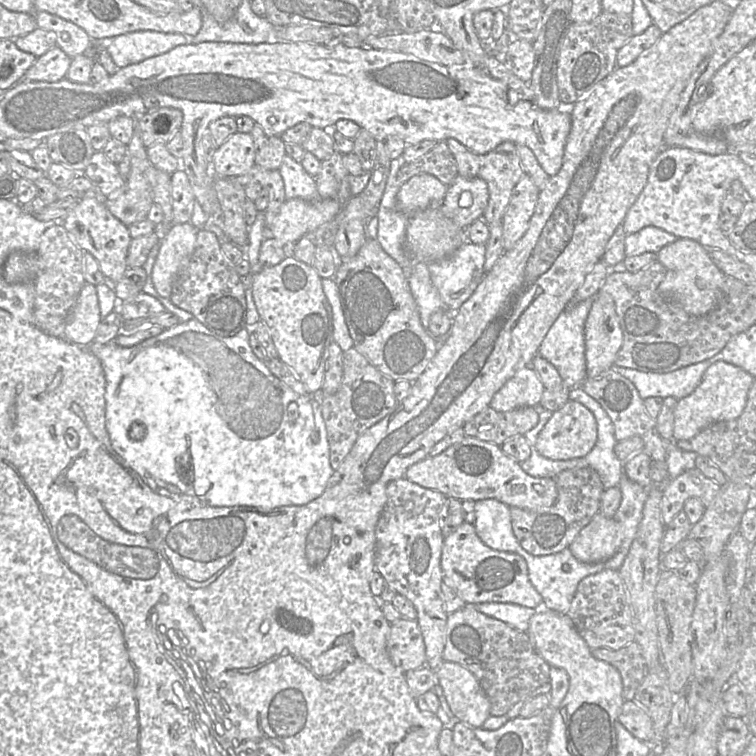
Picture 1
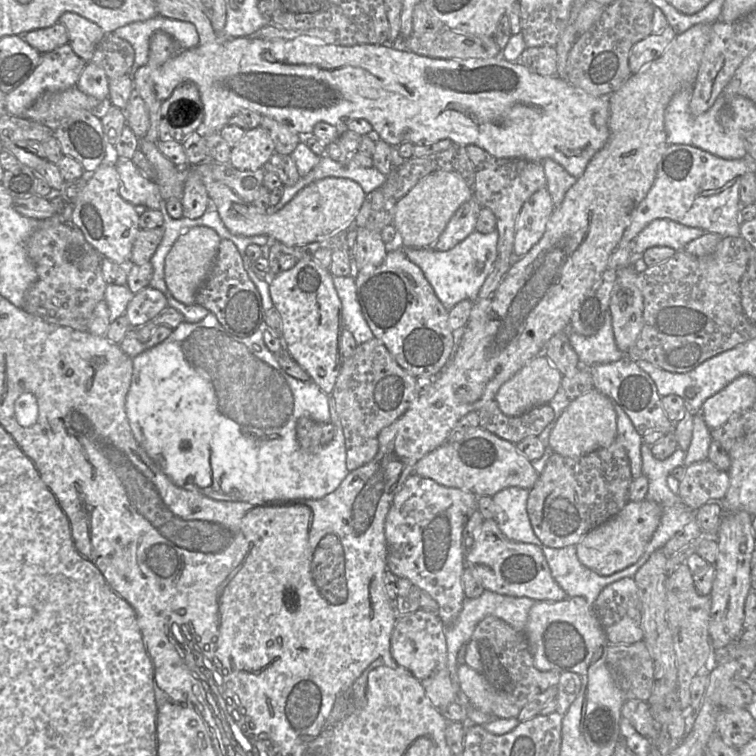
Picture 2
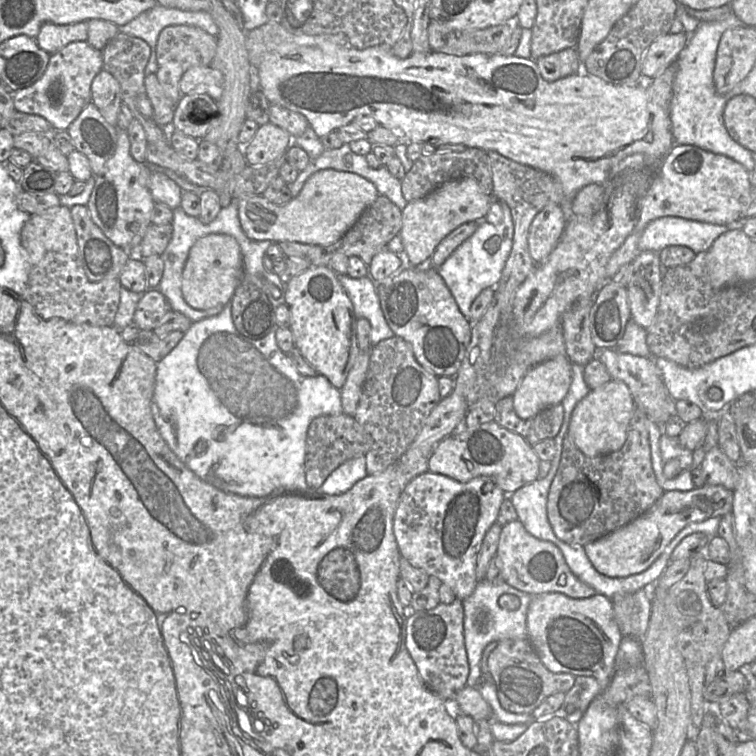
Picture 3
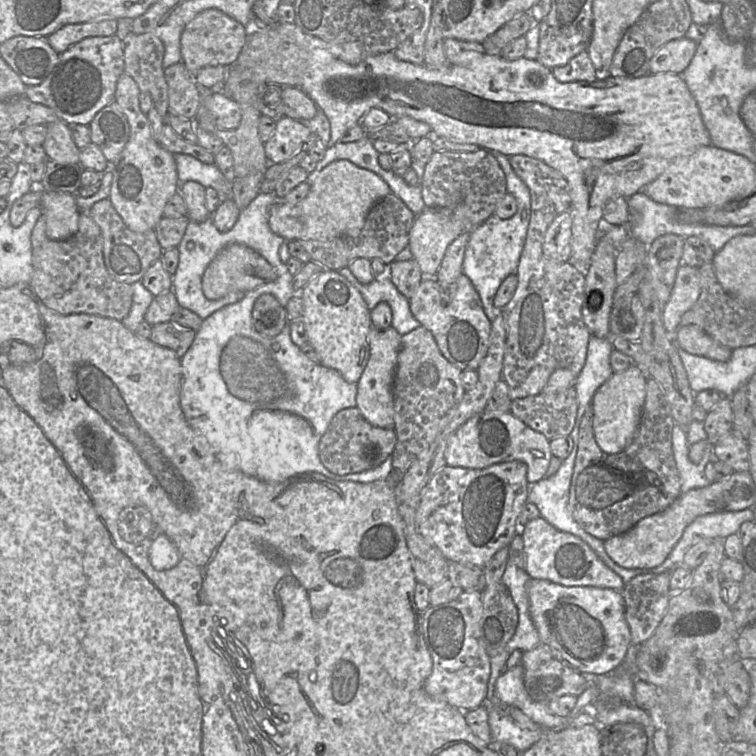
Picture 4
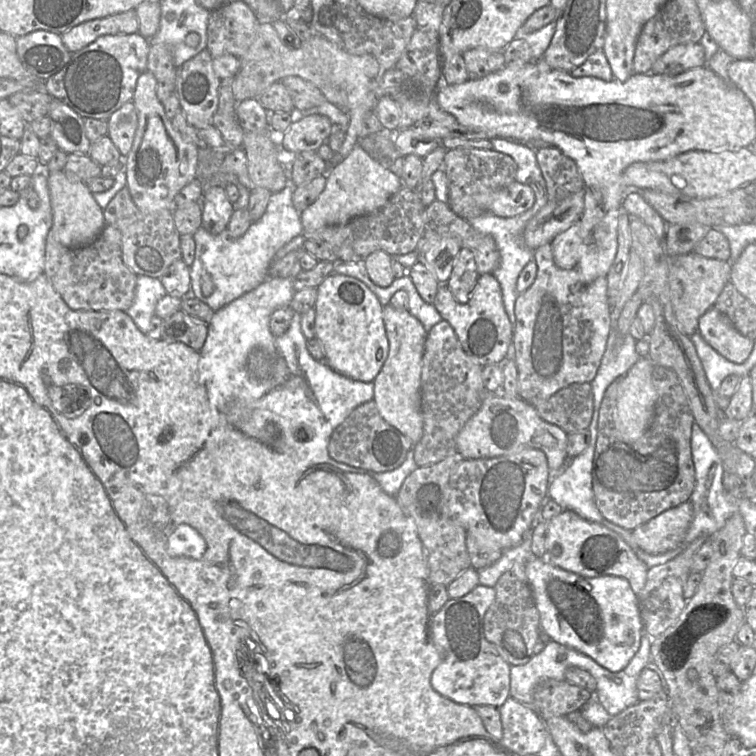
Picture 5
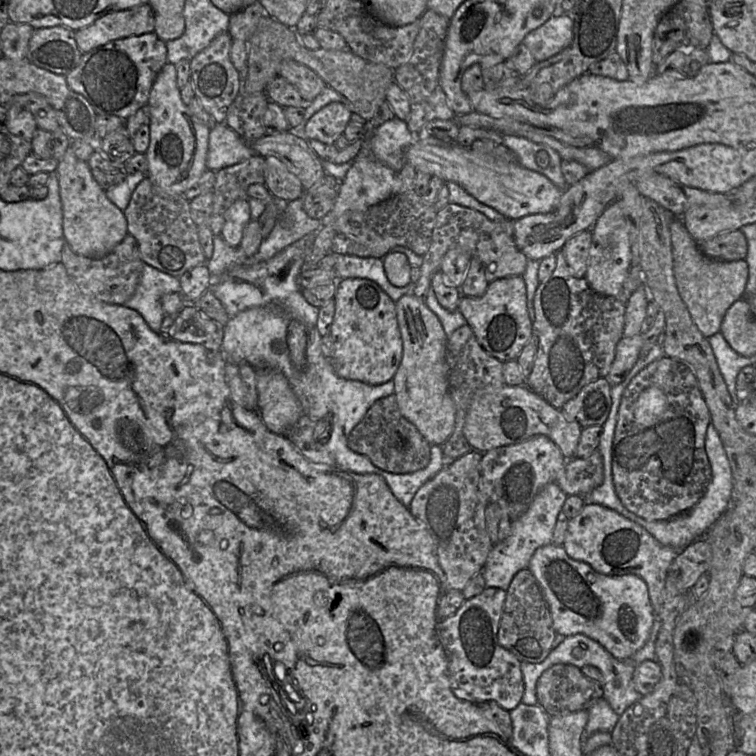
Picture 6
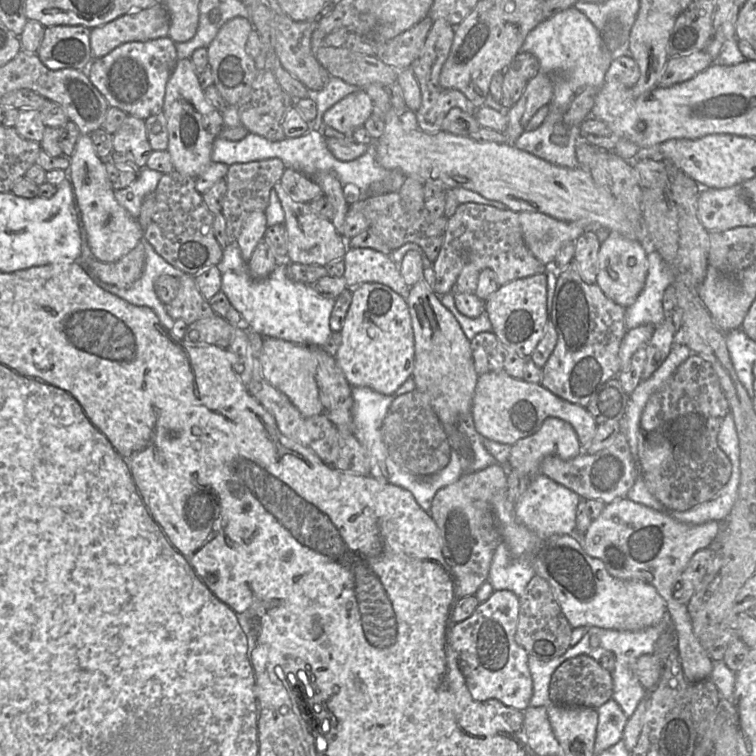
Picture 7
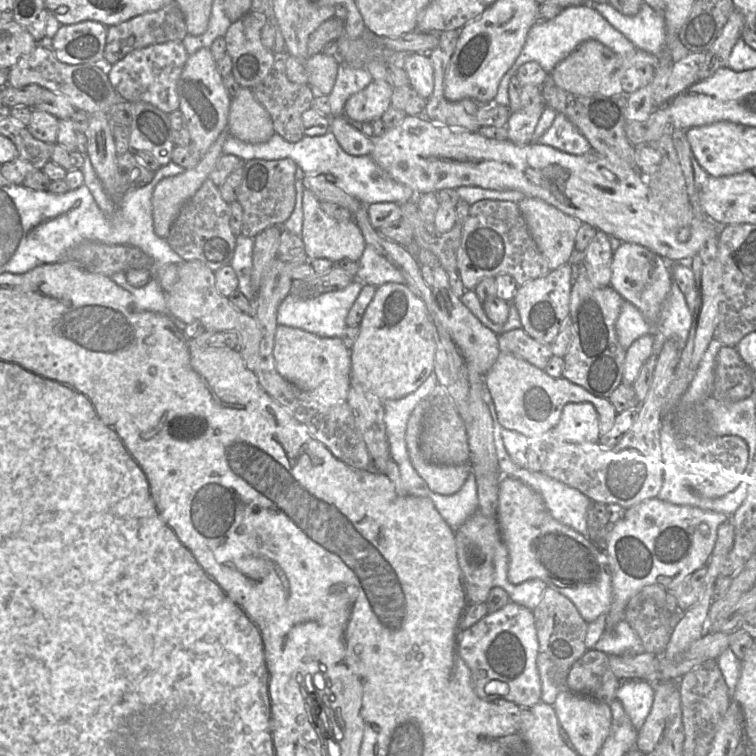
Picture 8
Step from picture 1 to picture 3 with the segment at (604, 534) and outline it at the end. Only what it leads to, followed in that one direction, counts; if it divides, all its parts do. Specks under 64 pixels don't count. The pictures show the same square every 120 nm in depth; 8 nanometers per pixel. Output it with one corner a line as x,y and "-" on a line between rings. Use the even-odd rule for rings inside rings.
706,484
690,490
668,490
641,516
618,530
587,543
585,553
593,567
609,577
622,577
648,569
687,525
732,513
733,490

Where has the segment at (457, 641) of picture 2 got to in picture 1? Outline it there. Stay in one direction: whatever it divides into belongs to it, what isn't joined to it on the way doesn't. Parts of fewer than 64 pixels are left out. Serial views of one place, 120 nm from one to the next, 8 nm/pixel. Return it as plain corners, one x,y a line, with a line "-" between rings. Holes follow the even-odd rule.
485,602
477,604
466,604
466,605
471,605
472,608
474,608
476,611
485,614
487,616
490,616
492,618
501,620
507,623
508,625
512,626
513,628
526,633
529,626
529,620
536,613
535,608
528,608
513,603

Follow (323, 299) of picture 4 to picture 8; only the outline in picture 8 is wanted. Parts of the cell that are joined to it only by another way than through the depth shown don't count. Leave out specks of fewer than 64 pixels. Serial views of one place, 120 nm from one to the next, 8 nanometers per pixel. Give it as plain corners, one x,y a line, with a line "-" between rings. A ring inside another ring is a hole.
405,284
377,286
358,327
359,336
350,349
352,376
355,382
382,401
407,396
433,374
435,325
422,299

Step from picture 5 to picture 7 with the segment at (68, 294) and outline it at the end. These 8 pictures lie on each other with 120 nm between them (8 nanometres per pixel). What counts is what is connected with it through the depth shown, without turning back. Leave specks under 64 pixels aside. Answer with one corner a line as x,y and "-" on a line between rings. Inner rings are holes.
177,172
164,174
151,193
154,197
154,213
148,226
143,230
143,240
170,265
185,274
197,275
217,266
224,248
214,234
214,215
206,206
203,196
195,188
196,178
-
140,241
134,249
115,262
105,263
96,259
83,259
80,263
96,282
126,289
140,278
145,256
144,244

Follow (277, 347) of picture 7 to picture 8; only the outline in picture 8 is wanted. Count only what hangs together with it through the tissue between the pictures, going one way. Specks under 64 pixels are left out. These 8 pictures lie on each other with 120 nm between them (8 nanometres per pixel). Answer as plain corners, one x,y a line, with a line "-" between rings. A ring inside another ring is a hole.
278,326
275,334
273,355
279,374
301,390
317,395
327,404
346,402
351,386
351,352
340,338
324,338
289,326

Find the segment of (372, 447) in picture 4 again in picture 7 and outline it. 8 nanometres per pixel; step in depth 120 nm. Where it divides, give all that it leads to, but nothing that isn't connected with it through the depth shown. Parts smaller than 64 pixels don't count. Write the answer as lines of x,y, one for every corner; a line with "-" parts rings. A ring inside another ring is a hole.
417,390
395,397
383,420
381,435
393,462
414,476
438,474
449,463
454,450
450,431
433,410
428,395

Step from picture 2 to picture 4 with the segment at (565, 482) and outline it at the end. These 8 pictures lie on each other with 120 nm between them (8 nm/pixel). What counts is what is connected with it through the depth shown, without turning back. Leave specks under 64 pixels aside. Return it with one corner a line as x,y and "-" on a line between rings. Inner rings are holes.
654,379
647,381
646,398
639,426
634,441
625,450
613,454
604,452
595,440
592,418
593,413
589,407
579,424
568,510
574,521
586,533
596,539
607,540
626,532
645,517
665,510
682,493
680,475
672,448
672,431
677,423
670,415
663,389

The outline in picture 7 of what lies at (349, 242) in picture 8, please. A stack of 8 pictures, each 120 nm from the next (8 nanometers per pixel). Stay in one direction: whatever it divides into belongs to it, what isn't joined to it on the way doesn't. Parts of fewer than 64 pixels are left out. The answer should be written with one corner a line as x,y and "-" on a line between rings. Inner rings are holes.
278,183
273,191
281,197
280,203
284,211
284,227
288,235
287,261
300,264
325,266
331,261
341,259
348,250
347,240
340,234
331,219
314,213
308,203
293,200

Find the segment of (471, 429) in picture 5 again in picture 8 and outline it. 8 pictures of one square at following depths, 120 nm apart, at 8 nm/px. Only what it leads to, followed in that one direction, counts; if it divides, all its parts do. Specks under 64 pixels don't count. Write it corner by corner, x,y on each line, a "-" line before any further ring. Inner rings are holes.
499,353
484,377
492,399
495,421
501,428
513,430
528,438
551,431
559,422
567,404
592,404
599,416
600,435
606,434
615,424
617,413
608,399
591,395
565,378
554,379
544,370
511,353

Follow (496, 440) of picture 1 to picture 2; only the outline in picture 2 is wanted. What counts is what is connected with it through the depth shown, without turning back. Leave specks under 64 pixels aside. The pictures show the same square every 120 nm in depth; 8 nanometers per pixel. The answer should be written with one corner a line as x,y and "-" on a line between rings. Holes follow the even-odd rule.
494,399
478,412
479,427
514,444
526,437
538,437
554,418
554,410
548,404
536,406
519,416
507,416

